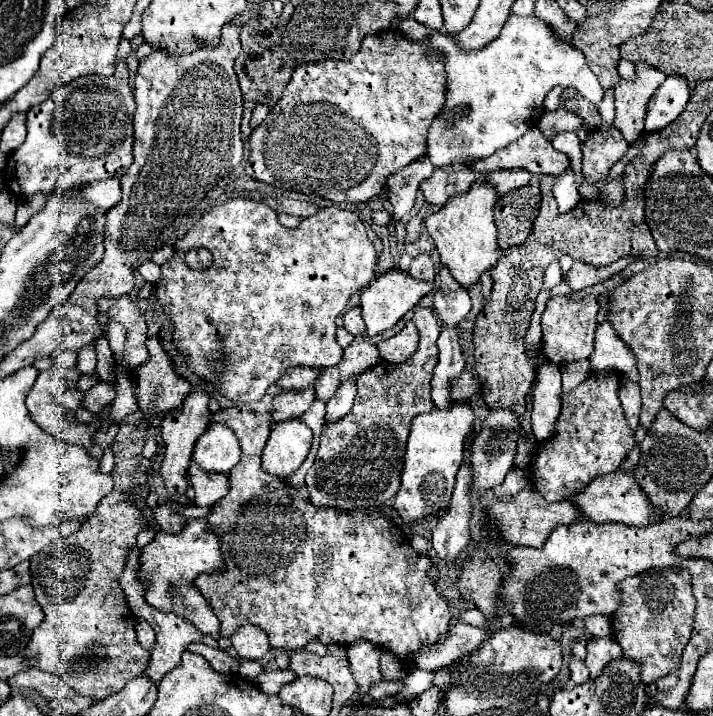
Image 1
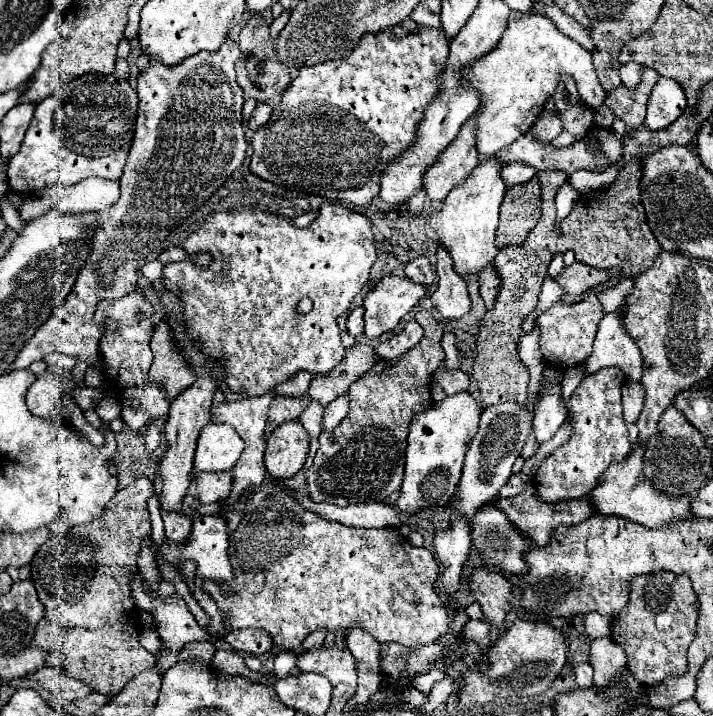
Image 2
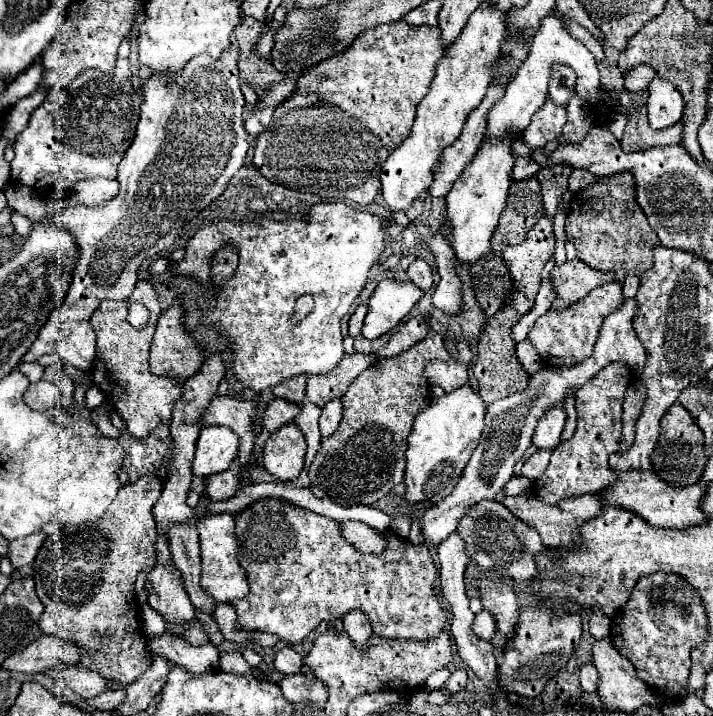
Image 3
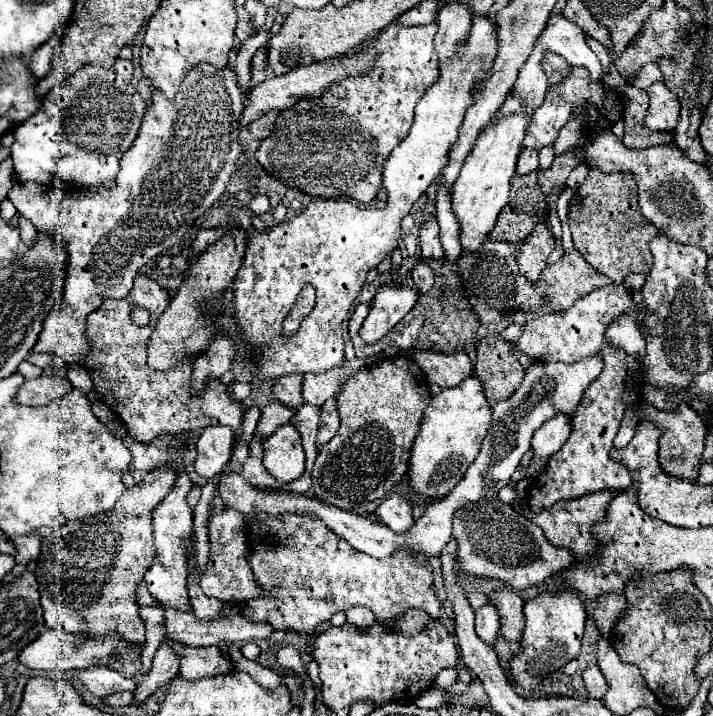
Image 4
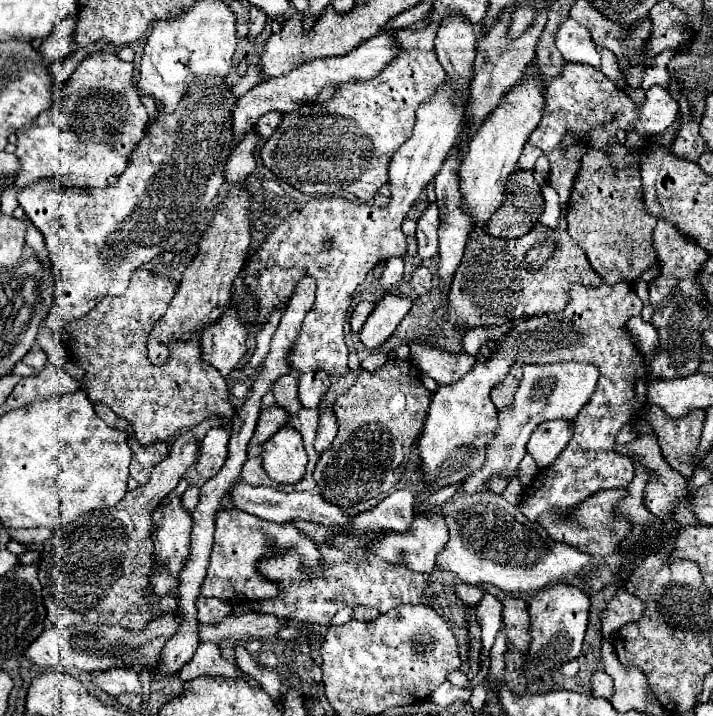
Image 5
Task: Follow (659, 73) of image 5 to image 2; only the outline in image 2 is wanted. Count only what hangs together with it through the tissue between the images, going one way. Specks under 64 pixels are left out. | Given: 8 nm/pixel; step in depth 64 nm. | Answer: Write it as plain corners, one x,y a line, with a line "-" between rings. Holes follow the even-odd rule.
628,62
628,64
622,64
620,66
620,78
622,78
622,84
626,86
638,86
640,84
640,70
642,66
636,64
636,62

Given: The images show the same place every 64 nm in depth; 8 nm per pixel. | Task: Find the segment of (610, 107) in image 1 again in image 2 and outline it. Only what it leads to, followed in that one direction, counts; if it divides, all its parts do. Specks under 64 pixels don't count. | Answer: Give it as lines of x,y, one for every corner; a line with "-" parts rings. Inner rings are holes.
600,106
600,108
596,110
594,124
596,124
596,126
600,126
600,128
610,128
610,126
612,126
612,122
614,122
614,114
612,114
612,110
610,110
610,108
606,108
606,106

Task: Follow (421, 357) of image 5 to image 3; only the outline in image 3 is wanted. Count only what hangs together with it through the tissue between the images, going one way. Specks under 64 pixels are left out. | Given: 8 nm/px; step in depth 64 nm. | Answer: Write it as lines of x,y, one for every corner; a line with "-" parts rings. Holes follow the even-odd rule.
459,343
458,358
450,358
448,362
430,362
424,370
428,382
434,386
442,386
444,392
452,392
468,382
468,367
472,362
473,353
470,344

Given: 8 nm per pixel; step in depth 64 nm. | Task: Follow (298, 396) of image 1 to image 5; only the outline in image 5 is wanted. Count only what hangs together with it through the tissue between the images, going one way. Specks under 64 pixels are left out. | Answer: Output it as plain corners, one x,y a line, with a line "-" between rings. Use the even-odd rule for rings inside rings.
268,406
260,412
254,436
252,436
252,444
264,444
274,432
278,432
280,426
284,426
288,422
288,412
284,414
280,406

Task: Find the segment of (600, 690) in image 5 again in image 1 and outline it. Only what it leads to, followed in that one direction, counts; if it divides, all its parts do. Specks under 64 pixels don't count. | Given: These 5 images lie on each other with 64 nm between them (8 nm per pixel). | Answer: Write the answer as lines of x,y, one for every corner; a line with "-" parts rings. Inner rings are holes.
572,656
572,658
570,658
568,668
570,668
570,678
572,678
572,682
574,682
574,684
584,684
584,682
590,678
588,668
584,666
584,662
582,662
582,660
576,660
576,656

